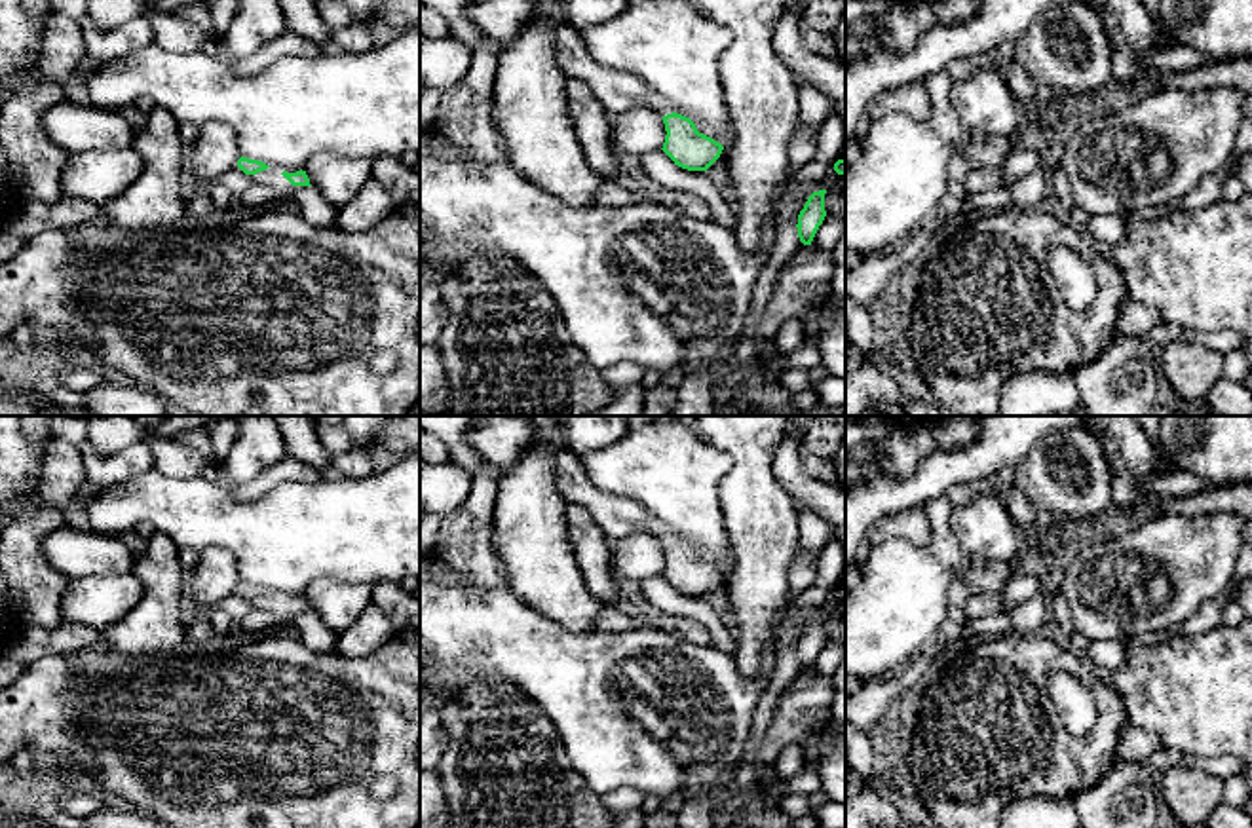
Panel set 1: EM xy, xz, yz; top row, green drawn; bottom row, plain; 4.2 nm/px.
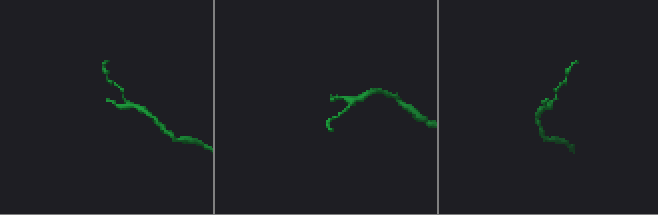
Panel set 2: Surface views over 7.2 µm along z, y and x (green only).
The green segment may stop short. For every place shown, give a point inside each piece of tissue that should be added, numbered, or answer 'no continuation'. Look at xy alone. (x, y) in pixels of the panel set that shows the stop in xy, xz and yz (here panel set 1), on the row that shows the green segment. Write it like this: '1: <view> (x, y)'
1: xy (272, 177)

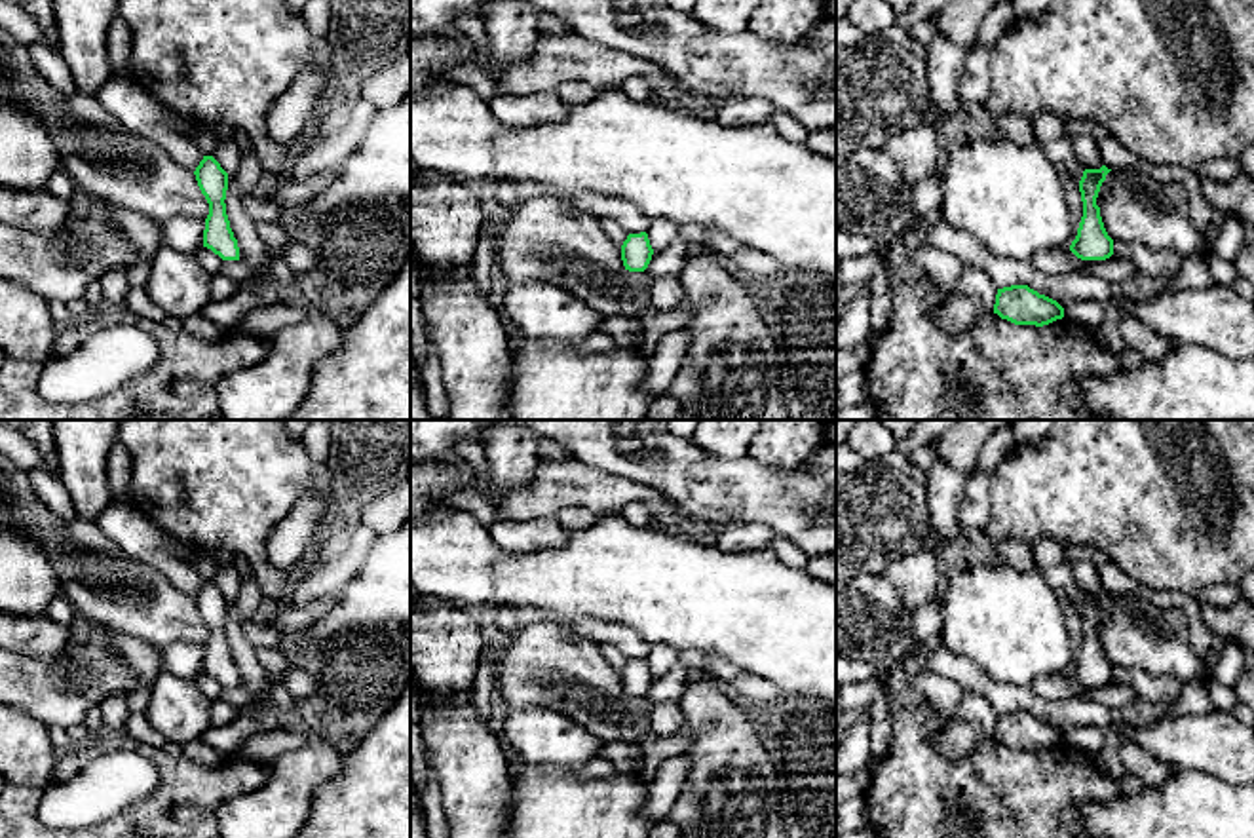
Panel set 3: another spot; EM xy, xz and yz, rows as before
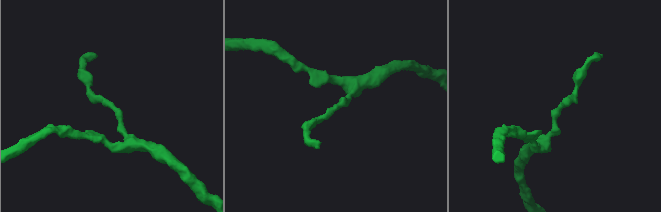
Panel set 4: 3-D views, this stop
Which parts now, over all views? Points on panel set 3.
no continuation

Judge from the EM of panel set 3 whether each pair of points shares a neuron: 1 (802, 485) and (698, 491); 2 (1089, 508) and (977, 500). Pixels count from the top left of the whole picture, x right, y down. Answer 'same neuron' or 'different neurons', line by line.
1: same neuron
2: different neurons

